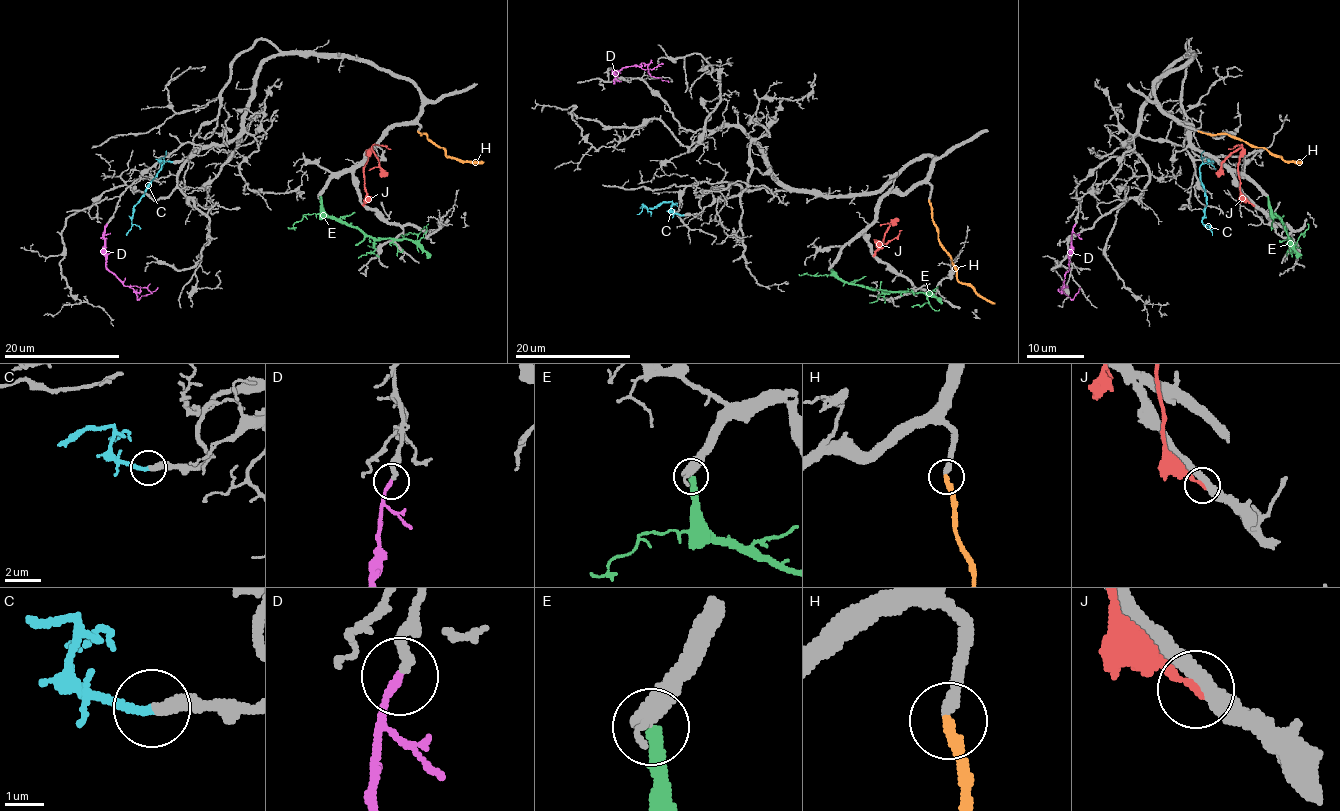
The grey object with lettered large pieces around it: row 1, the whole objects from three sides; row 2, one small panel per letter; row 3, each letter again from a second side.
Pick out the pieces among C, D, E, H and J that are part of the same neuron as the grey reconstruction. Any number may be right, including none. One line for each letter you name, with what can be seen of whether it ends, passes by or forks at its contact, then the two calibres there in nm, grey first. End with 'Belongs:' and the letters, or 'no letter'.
C: it ends there; 400 nm thick on the grey side, 240 nm on the other
D: it ends there; 260 nm thick on the grey side, 240 nm on the other
H: it ends there; 240 nm thick on the grey side, 240 nm on the other
Belongs: C, D, H

